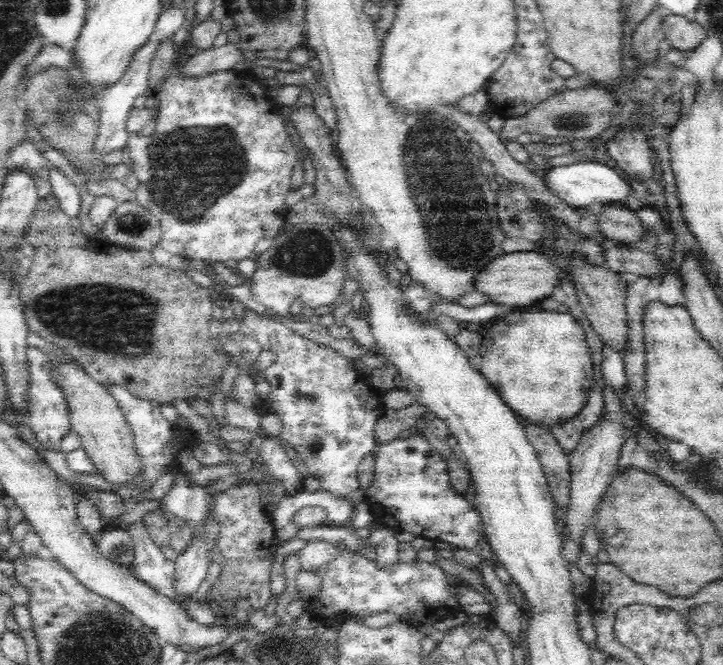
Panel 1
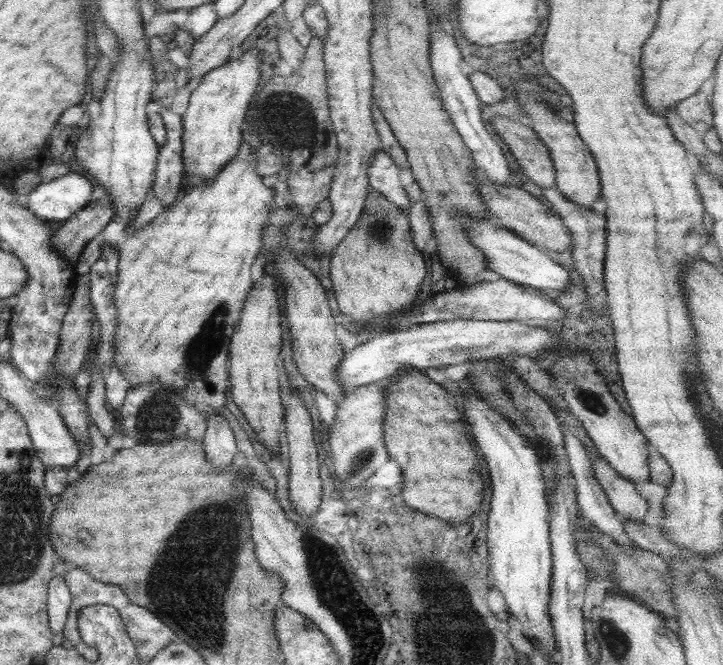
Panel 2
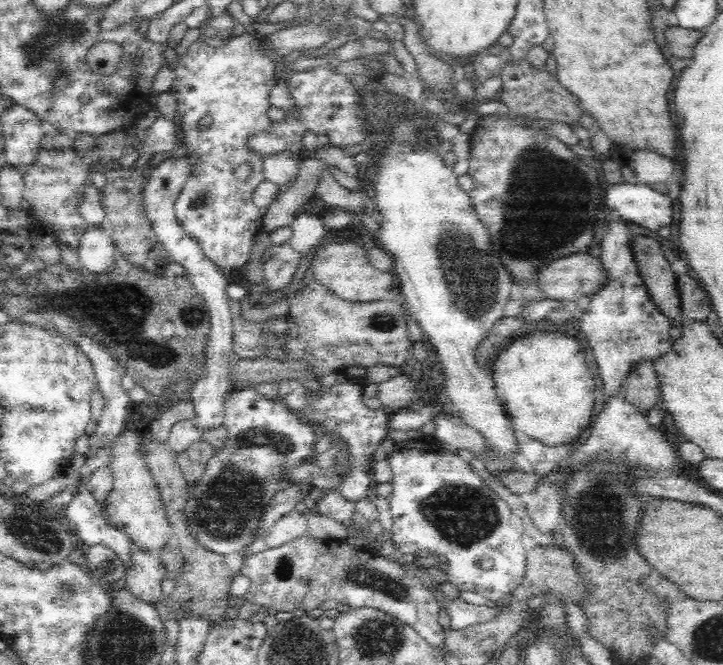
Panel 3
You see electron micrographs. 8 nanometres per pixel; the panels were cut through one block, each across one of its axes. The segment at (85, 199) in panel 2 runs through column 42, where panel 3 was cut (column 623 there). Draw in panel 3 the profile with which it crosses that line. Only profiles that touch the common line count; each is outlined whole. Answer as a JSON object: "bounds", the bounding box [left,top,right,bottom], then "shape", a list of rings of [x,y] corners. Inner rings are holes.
{"bounds":[602,183,673,231],"shape":[[[610,183],[602,198],[603,206],[618,212],[622,220],[648,230],[658,231],[673,221],[672,200],[653,186]]]}

